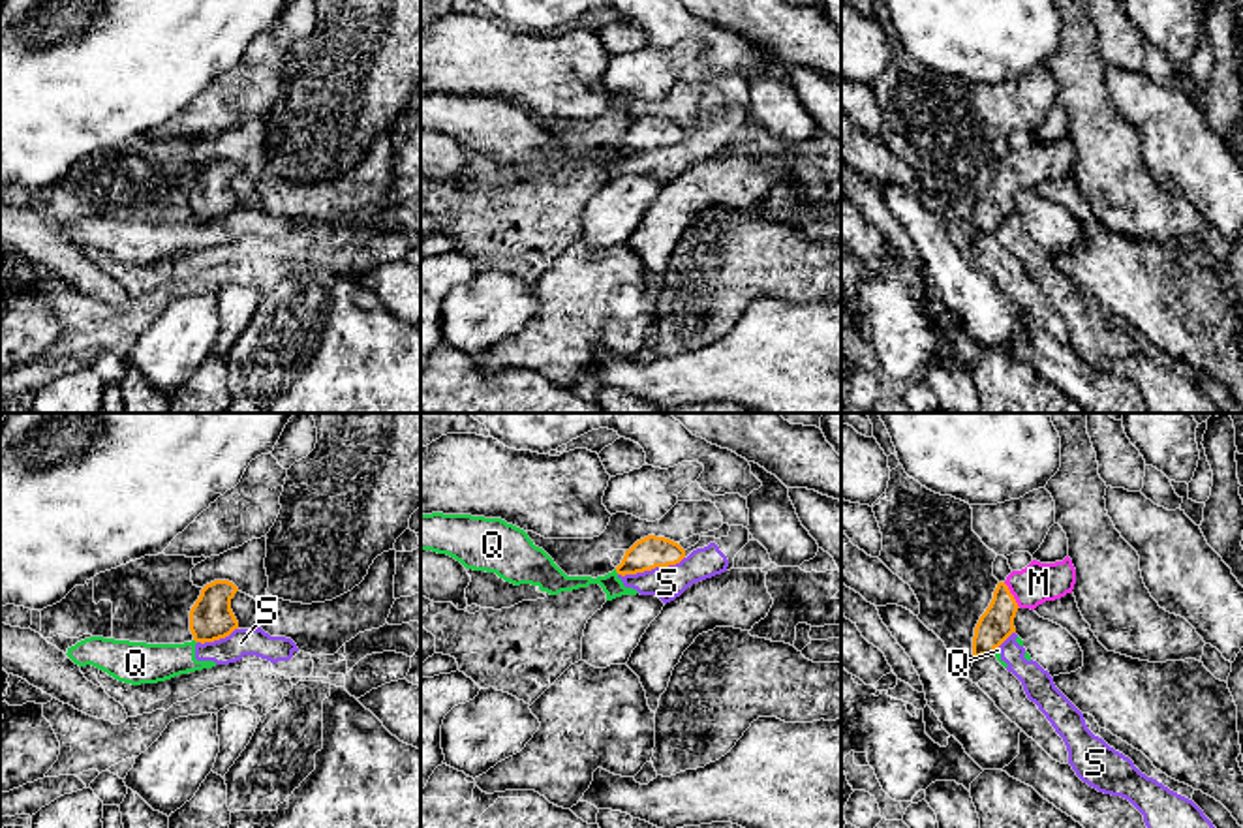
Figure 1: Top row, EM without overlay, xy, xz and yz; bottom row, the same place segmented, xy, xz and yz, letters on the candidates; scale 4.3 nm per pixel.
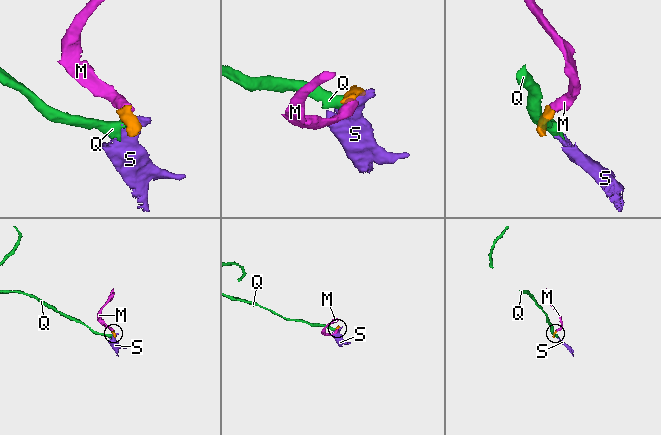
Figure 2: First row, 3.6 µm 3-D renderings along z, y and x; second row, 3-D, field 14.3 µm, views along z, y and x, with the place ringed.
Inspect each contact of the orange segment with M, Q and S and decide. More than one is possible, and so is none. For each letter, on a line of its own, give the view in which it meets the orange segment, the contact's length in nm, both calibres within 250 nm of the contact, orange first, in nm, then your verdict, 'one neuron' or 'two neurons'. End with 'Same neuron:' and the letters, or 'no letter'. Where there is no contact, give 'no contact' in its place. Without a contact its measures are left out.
M: yz | 130 nm | 150/170 nm | one neuron
Q: xz | 30 nm | 140/90 nm | two neurons
S: xz | 300 nm | 140/140 nm | two neurons
Same neuron: M

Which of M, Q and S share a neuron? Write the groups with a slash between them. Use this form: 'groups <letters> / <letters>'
groups M / Q S

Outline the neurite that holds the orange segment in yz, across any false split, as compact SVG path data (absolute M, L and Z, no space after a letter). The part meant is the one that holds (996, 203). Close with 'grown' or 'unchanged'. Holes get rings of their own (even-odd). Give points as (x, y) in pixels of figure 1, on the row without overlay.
M1068 135L1055 143L1033 139L1025 148L1012 150L1005 161L997 163L990 186L974 207L974 238L993 235L1016 212L1014 197L1020 188L1035 190L1046 180L1061 178L1072 173L1074 163L1076 148Z; grown

